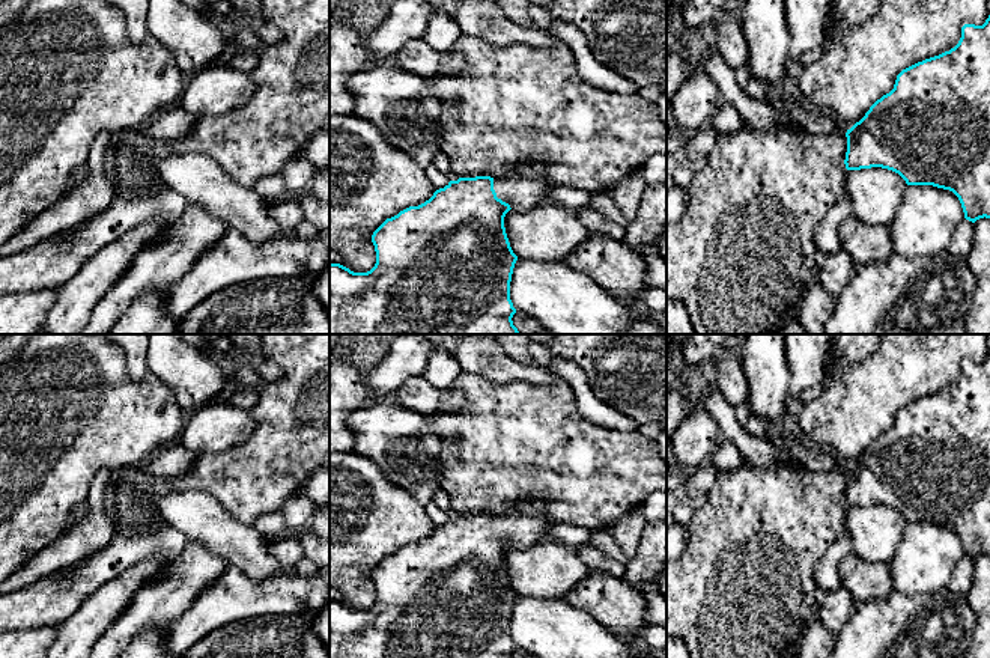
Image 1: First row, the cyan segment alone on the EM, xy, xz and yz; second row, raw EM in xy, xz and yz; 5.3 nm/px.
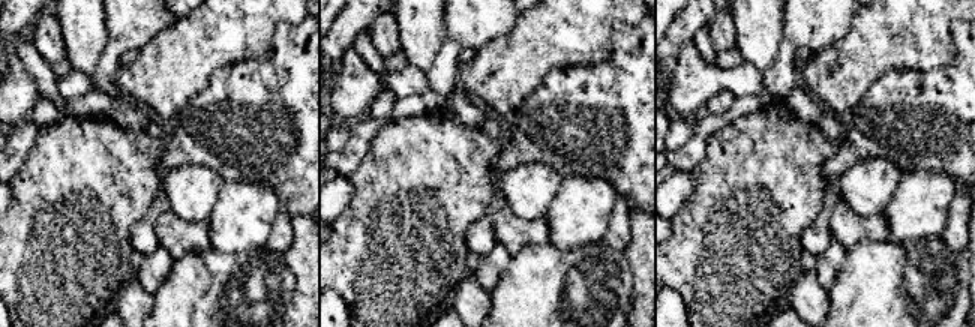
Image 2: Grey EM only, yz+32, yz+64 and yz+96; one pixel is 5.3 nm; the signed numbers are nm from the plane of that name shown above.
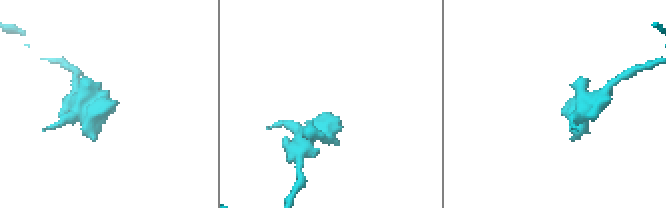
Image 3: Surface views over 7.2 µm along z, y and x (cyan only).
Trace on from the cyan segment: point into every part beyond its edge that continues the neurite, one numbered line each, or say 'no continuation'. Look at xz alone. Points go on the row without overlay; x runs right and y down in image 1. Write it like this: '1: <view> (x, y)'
1: xz (525, 524)

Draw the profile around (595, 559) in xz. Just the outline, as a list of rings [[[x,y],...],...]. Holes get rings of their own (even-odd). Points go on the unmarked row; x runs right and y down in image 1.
[[[590,542],[582,544],[575,550],[587,568],[617,578],[624,577],[624,565],[606,556],[605,553],[593,547]]]

